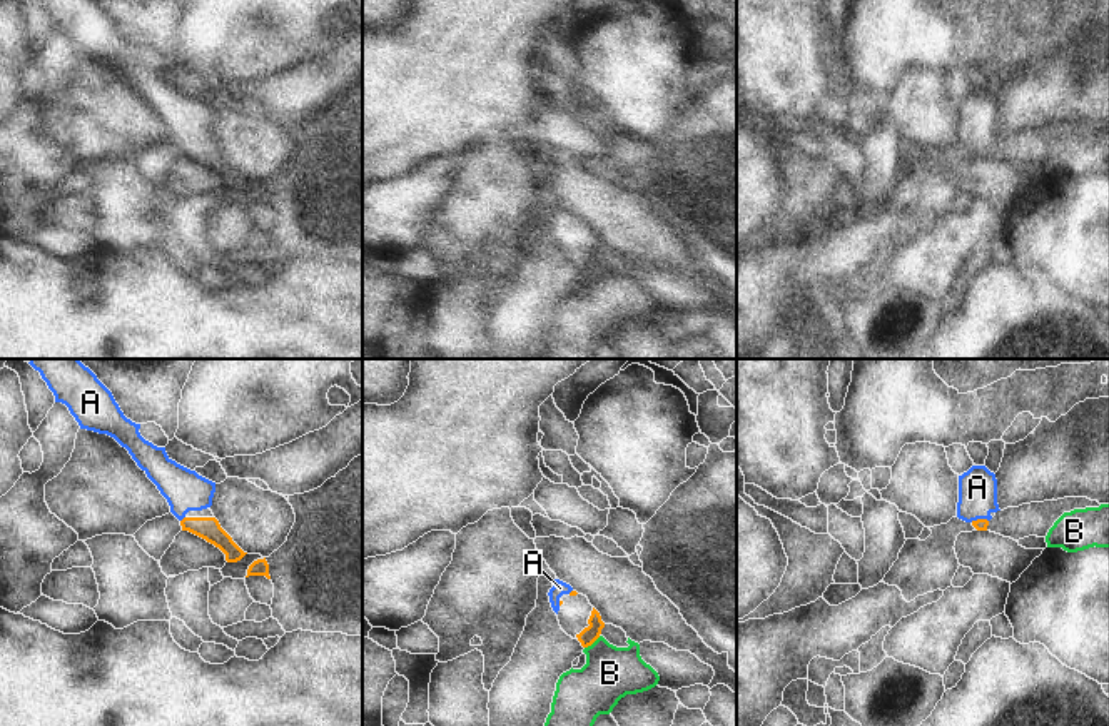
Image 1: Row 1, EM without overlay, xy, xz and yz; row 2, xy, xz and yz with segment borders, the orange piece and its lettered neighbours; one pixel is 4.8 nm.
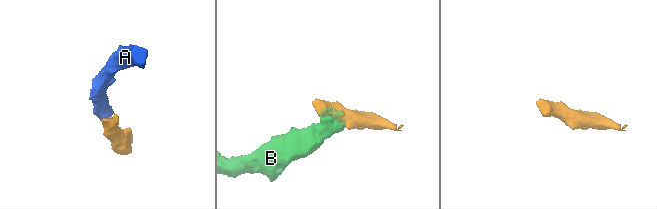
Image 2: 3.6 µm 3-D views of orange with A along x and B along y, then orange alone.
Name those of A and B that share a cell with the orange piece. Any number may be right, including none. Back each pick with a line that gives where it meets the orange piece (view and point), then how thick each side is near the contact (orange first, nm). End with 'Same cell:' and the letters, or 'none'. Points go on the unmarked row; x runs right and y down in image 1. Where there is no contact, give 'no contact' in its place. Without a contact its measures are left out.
A: xy (182, 146) | 110/200 nm
Same cell: A

